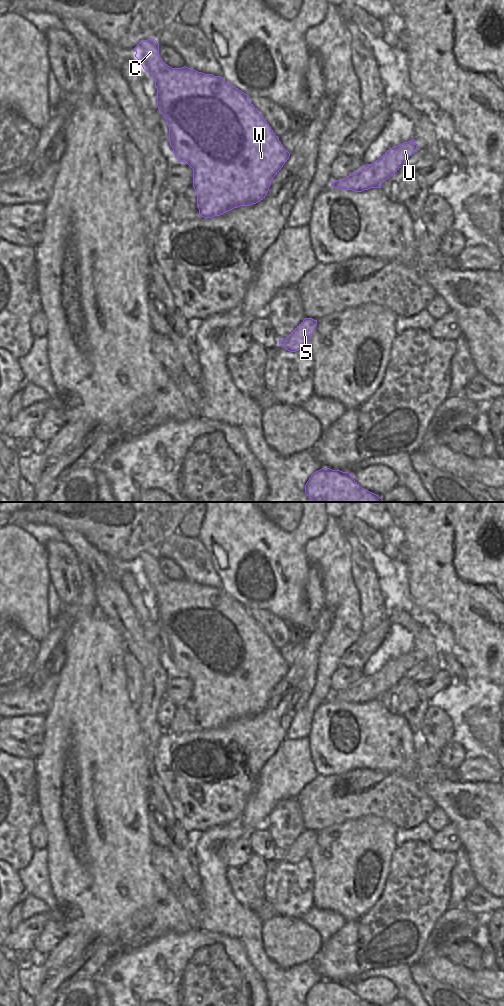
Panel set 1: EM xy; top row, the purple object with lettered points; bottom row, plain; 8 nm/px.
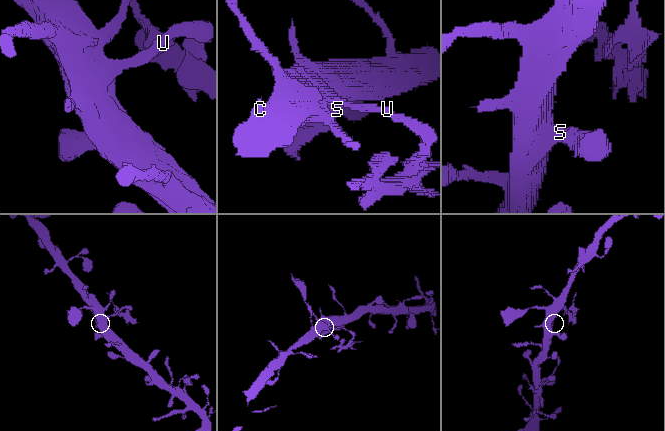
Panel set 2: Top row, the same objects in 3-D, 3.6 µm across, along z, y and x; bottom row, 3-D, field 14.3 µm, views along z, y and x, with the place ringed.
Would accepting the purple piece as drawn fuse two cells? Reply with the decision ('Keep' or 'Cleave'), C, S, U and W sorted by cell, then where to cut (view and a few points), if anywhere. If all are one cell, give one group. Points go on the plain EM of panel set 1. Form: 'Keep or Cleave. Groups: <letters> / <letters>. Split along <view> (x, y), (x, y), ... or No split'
Cleave. Groups: C S W / U. Split along xy (357, 683), (372, 683), (382, 694)

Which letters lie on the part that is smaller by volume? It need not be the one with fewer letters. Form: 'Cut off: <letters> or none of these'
Cut off: U

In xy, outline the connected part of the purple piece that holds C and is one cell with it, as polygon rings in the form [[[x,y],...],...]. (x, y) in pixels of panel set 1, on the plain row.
[[[153,550],[142,552],[133,561],[143,581],[155,593],[157,619],[169,639],[169,654],[179,674],[193,681],[193,699],[197,707],[199,728],[212,730],[240,718],[250,718],[263,712],[271,693],[290,669],[279,649],[249,613],[249,608],[220,588],[204,586],[186,578],[172,580],[159,567],[159,556]]]

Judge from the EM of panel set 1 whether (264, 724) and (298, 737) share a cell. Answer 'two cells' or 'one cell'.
two cells

